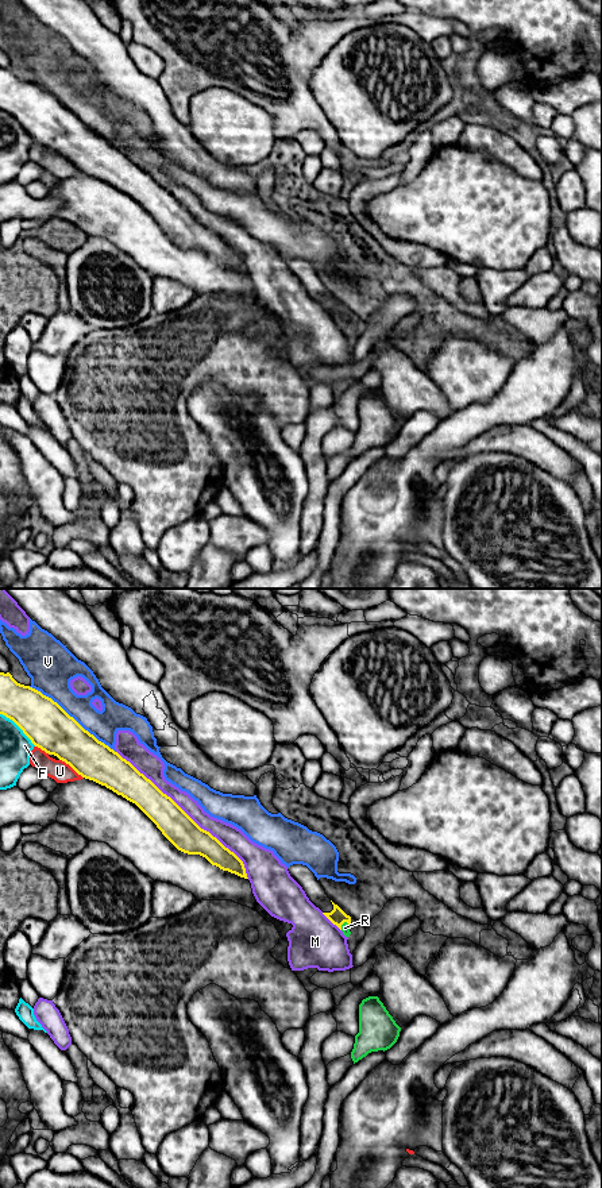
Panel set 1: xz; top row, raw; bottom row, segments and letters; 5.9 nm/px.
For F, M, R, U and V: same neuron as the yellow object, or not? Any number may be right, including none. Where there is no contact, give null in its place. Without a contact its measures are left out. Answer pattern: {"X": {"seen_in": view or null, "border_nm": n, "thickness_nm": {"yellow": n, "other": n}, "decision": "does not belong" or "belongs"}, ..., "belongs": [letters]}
{"F": {"seen_in": "xz", "border_nm": 300, "thickness_nm": {"yellow": 280, "other": 190}, "decision": "does not belong"}, "M": {"seen_in": "xz", "border_nm": 1100, "thickness_nm": {"yellow": 190, "other": 120}, "decision": "does not belong"}, "R": {"seen_in": "xz", "border_nm": 70, "thickness_nm": {"yellow": 100, "other": 50}, "decision": "does not belong"}, "U": {"seen_in": "xz", "border_nm": 180, "thickness_nm": {"yellow": 260, "other": 120}, "decision": "does not belong"}, "V": {"seen_in": "xz", "border_nm": 650, "thickness_nm": {"yellow": 280, "other": 200}, "decision": "does not belong"}, "belongs": []}

